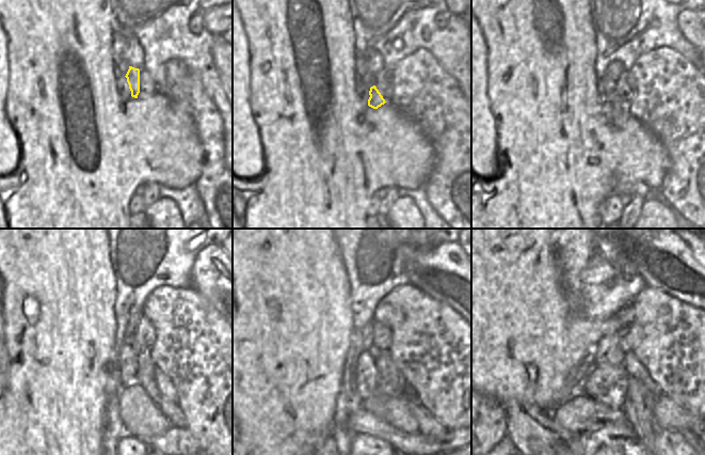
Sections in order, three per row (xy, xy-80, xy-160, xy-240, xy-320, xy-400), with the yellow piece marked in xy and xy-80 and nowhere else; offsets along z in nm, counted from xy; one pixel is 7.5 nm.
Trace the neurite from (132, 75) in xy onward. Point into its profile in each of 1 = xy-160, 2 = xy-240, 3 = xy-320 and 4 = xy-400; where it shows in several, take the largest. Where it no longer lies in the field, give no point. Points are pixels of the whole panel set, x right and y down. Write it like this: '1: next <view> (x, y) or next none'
1: next xy-160 (620, 110)
2: next xy-240 (145, 375)
3: next xy-320 (390, 381)
4: next xy-400 (688, 435)

